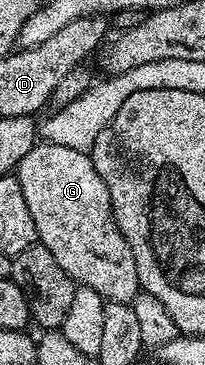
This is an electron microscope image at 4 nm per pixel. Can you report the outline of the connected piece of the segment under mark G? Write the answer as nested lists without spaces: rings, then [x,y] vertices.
[[[36,143],[21,159],[17,170],[21,183],[21,195],[25,195],[25,203],[29,207],[29,216],[33,219],[33,227],[38,244],[44,245],[57,259],[61,271],[68,273],[80,286],[88,285],[107,301],[130,303],[141,291],[137,263],[133,259],[133,251],[121,235],[115,222],[113,207],[109,199],[109,187],[105,187],[105,179],[97,175],[97,167],[90,156],[81,151],[73,151],[73,147]]]

